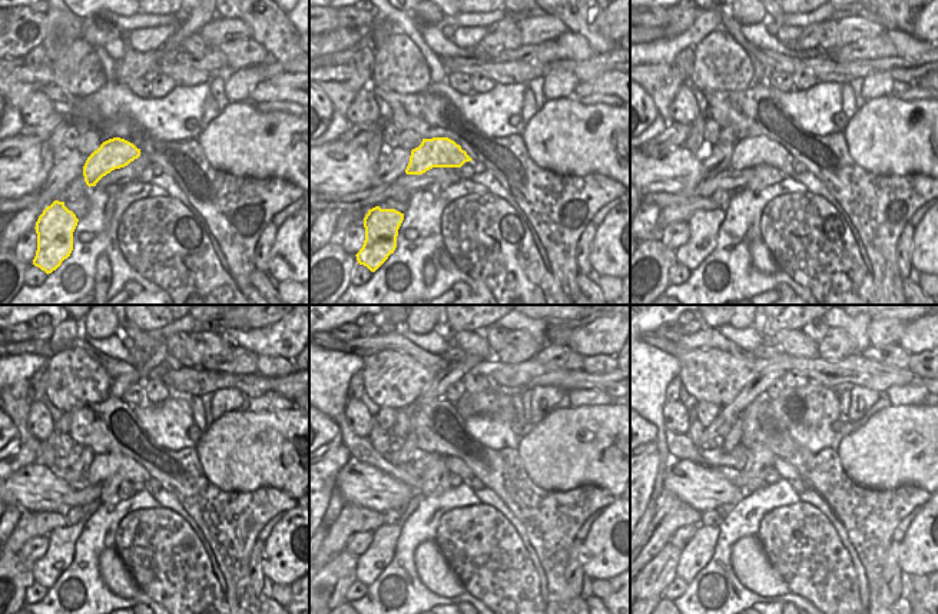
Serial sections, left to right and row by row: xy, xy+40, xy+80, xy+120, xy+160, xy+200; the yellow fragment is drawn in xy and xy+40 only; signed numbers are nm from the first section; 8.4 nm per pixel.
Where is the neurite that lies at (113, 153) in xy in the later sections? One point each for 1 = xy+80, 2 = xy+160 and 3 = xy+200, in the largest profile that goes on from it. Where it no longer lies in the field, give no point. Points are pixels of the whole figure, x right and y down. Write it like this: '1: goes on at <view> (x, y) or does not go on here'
1: goes on at xy+80 (746, 153)
2: goes on at xy+160 (456, 465)
3: goes on at xy+200 (785, 470)

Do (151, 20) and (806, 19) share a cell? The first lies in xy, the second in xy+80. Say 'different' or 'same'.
same

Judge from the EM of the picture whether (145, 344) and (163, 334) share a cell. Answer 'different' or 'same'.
different

